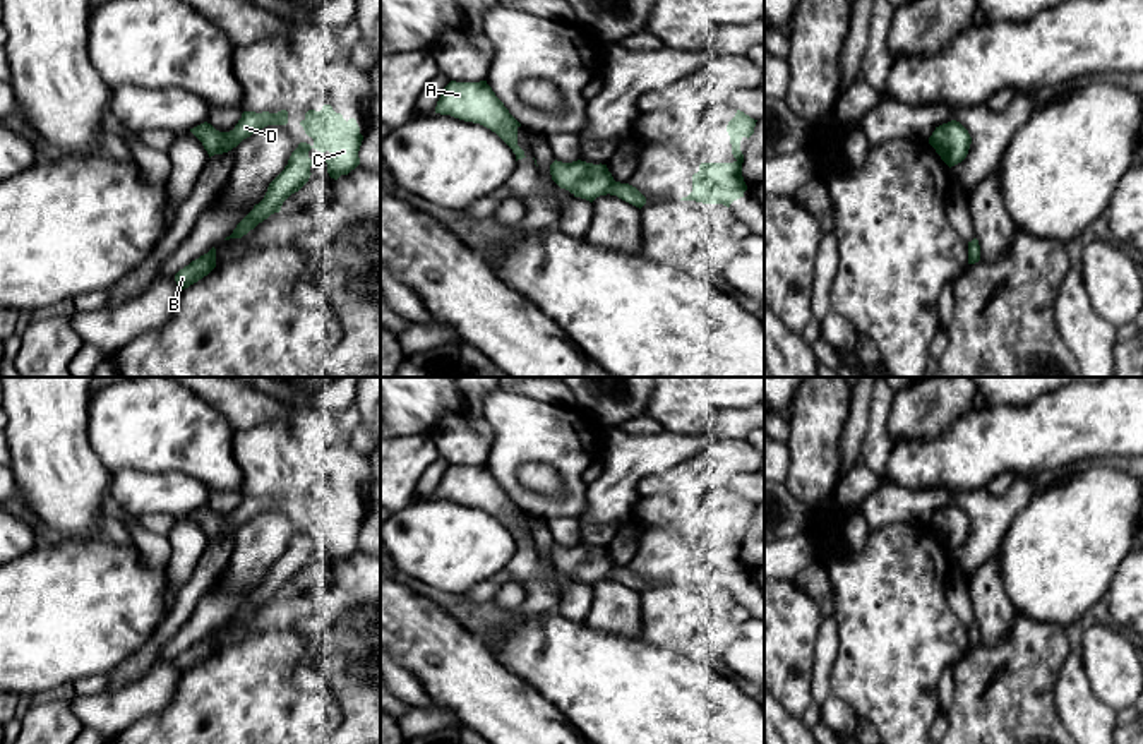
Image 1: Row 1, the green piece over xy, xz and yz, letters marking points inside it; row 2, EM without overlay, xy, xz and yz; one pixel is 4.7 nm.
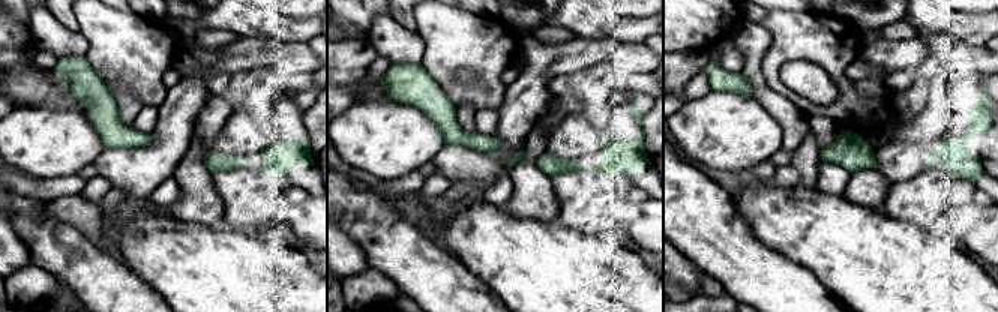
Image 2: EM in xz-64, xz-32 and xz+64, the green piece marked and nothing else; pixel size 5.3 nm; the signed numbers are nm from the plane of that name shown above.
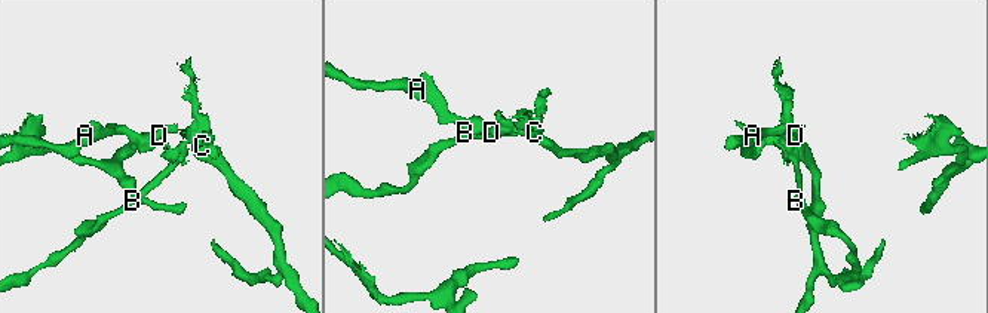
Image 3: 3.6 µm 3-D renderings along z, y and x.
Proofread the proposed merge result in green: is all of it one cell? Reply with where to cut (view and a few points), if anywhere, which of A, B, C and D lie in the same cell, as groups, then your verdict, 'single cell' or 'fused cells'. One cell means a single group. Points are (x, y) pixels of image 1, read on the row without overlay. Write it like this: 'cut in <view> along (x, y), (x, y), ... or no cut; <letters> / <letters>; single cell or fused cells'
no cut; A B C D; single cell

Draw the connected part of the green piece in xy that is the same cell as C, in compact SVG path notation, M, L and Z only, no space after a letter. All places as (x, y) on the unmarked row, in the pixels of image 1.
M324 489L320 495L308 494L300 509L305 518L314 523L314 528L298 528L284 554L269 567L264 583L254 590L224 624L242 622L271 598L281 595L283 586L298 576L312 559L310 550L314 545L308 542L312 531L320 537L331 537L326 547L327 557L334 564L341 559L348 559L360 549L358 535L363 519L355 502L346 506L331 489Z

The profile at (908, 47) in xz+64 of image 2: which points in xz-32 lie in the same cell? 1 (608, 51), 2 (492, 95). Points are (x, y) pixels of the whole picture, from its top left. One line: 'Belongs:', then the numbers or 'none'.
Belongs: 1

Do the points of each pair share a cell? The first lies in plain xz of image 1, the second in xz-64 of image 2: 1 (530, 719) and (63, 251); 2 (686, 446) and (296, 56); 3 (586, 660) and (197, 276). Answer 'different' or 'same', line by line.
1: same
2: same
3: same

